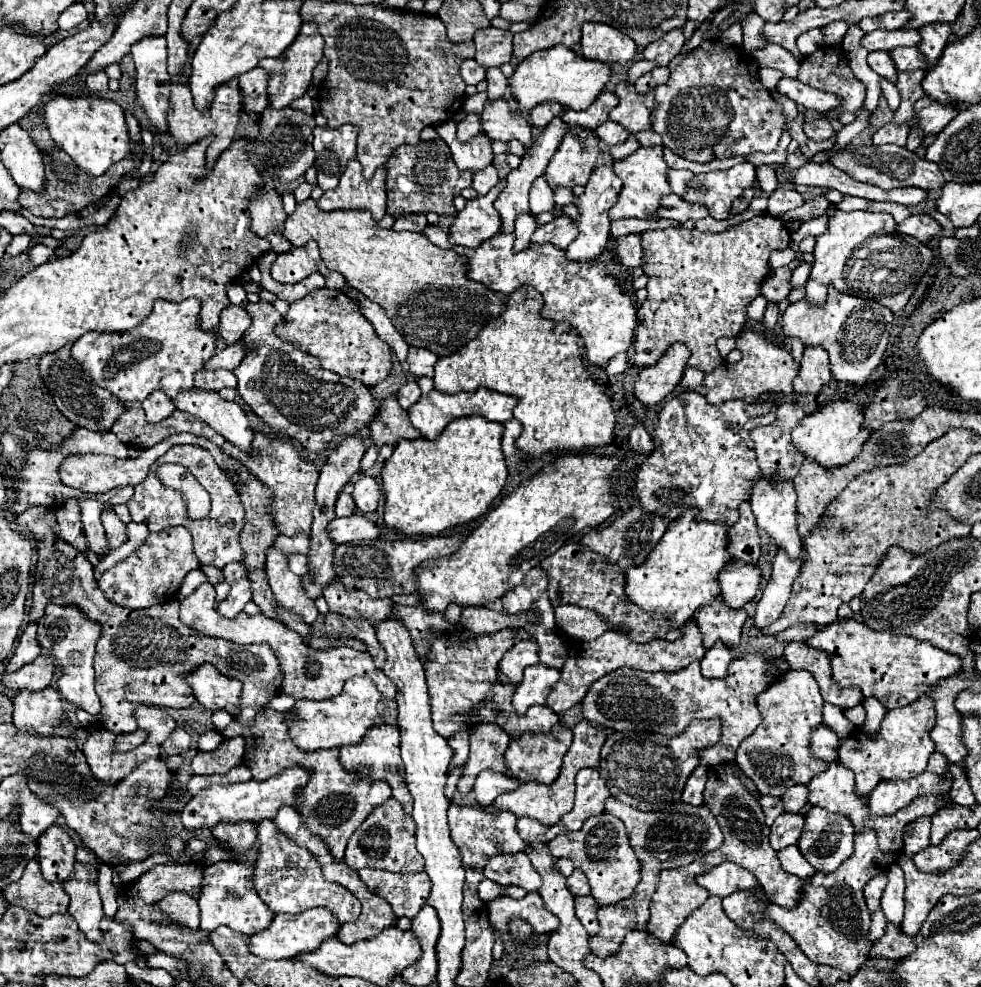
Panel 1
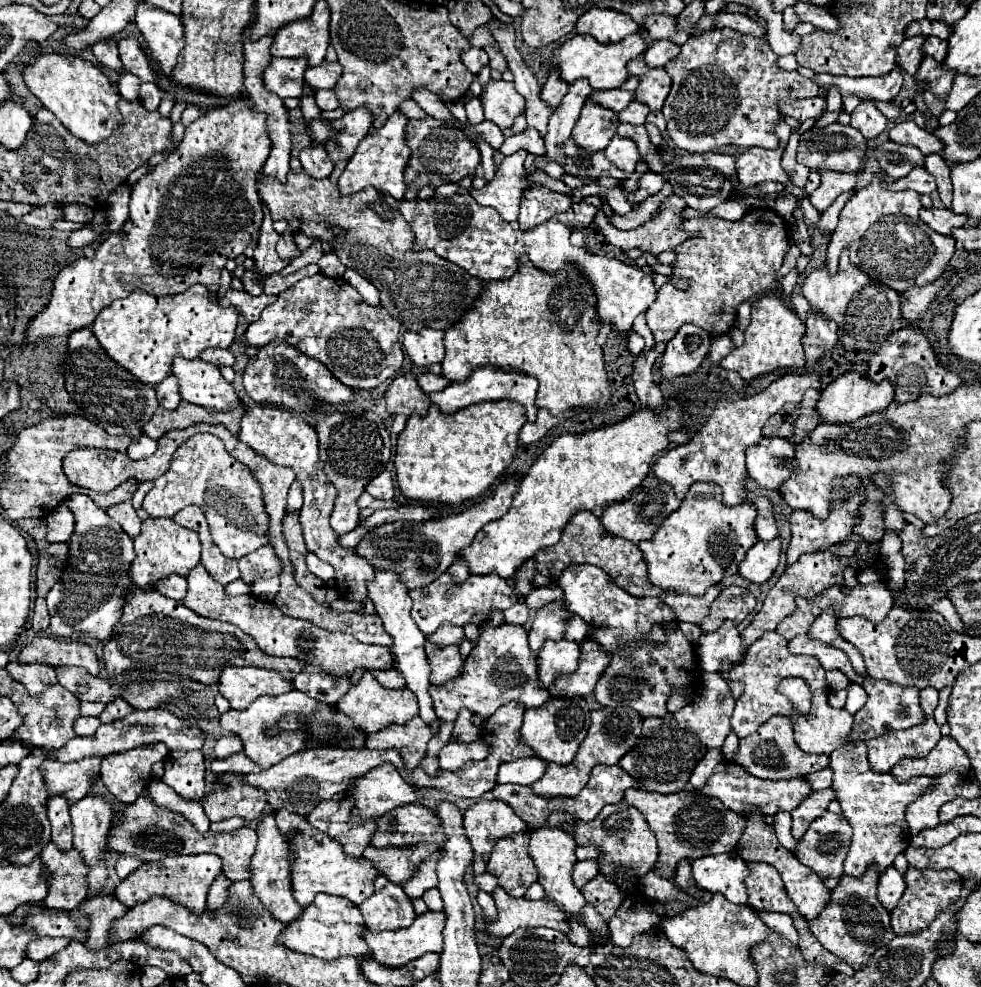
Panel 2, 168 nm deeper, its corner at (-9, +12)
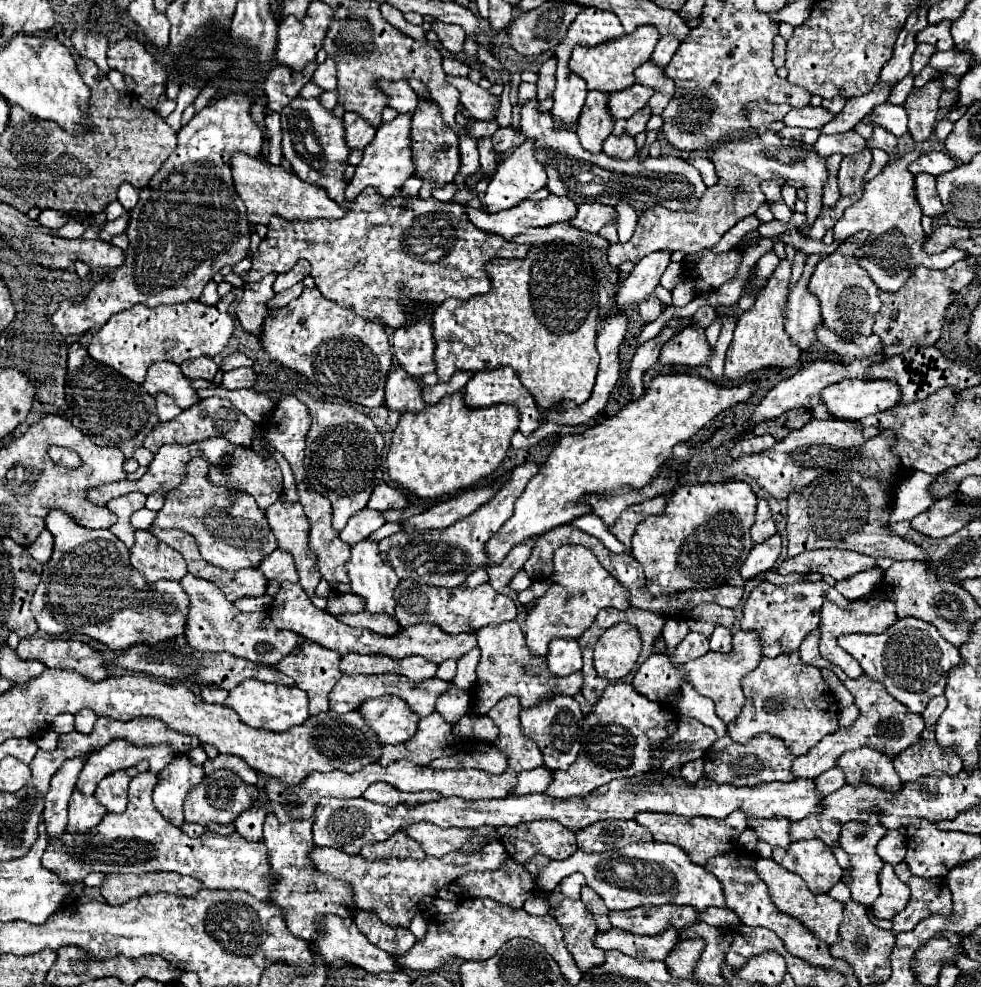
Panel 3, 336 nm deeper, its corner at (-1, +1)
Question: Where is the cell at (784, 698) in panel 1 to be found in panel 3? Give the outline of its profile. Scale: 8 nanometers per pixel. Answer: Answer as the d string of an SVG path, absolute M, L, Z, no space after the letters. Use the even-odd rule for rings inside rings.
M771 734L753 736L749 742L739 744L729 736L717 738L715 744L703 754L705 760L705 778L713 780L715 784L735 784L735 786L759 786L767 782L791 782L791 762L793 754L785 748L783 740Z

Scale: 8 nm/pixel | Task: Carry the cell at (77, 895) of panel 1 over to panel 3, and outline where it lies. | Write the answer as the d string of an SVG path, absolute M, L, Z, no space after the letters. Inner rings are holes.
M75 790L69 800L67 830L77 832L77 834L85 834L95 824L99 824L99 820L105 816L105 812L107 810L103 808L103 804L99 804L93 796L85 796L79 790Z

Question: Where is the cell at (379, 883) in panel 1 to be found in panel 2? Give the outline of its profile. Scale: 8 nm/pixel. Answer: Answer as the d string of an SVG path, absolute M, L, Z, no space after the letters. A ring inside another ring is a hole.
M431 843L431 845L415 845L415 849L375 849L375 847L367 847L363 857L369 859L375 869L385 875L387 879L395 881L395 883L405 883L409 881L419 865L423 861L427 861L433 853L437 853L439 845Z

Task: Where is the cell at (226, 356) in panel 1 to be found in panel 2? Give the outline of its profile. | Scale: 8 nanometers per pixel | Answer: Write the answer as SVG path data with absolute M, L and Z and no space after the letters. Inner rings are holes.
M317 273L283 291L279 299L247 327L239 343L259 349L267 345L267 341L281 337L301 353L319 359L345 385L353 389L373 389L395 377L403 367L399 329L401 323L393 319L387 309L367 305L345 279Z

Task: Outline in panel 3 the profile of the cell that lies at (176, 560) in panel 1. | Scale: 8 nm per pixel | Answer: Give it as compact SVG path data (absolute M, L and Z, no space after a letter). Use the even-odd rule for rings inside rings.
M137 530L135 546L131 548L131 566L145 574L149 582L157 580L181 580L187 574L183 556L163 542L155 540L151 532Z

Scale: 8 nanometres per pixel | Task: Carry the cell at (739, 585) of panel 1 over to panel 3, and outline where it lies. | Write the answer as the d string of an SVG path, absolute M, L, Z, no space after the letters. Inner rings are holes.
M779 534L771 536L771 538L765 540L763 544L753 546L753 550L749 552L747 560L745 560L743 566L741 566L741 576L743 576L743 580L751 580L751 578L755 578L755 576L761 574L761 572L771 570L771 568L777 564L779 552L781 552L781 536L779 536Z

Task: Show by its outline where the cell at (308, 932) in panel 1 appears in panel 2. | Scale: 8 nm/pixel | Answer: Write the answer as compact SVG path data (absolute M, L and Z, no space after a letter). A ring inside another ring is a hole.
M319 893L315 901L307 909L303 909L303 913L295 921L285 925L277 939L287 949L293 949L297 953L309 953L319 959L337 959L341 955L361 957L363 953L367 953L367 945L363 945L363 933L363 917L351 901L347 901L345 897Z

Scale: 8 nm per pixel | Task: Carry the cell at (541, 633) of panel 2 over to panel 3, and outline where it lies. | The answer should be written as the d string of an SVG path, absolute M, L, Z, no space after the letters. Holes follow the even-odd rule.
M561 546L555 550L553 556L553 574L551 574L551 586L549 590L533 604L533 608L527 612L527 646L537 656L545 656L549 652L549 642L555 638L579 638L593 622L601 608L617 608L627 610L629 604L629 590L619 586L617 580L599 564L599 560L593 556L593 552L585 546Z

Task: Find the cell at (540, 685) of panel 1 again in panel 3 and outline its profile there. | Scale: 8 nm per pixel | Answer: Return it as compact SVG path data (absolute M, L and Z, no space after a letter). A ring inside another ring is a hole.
M557 638L549 644L547 654L549 670L557 676L569 676L577 670L581 670L581 648L579 642L573 638Z

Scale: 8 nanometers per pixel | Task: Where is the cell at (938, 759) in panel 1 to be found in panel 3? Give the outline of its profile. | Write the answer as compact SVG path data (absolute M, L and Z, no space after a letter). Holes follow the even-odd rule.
M937 696L929 700L922 714L925 729L921 734L921 740L909 746L907 750L903 750L897 758L893 758L901 782L913 782L937 770L949 772L951 776L963 770L963 760L957 756L957 752L941 748L935 738L935 726L945 708L947 708L945 696Z

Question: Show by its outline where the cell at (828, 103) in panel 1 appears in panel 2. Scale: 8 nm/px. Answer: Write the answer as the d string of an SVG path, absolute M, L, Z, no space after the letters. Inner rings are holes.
M893 69L891 73L883 77L841 77L841 75L813 75L813 81L821 89L829 89L831 85L841 91L843 97L857 95L859 99L871 99L871 101L893 101L897 93L901 91L901 71Z

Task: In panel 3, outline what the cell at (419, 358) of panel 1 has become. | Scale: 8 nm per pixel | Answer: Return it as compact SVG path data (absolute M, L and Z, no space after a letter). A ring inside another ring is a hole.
M423 320L415 326L395 330L393 352L399 366L415 378L435 372L435 340L431 322Z

